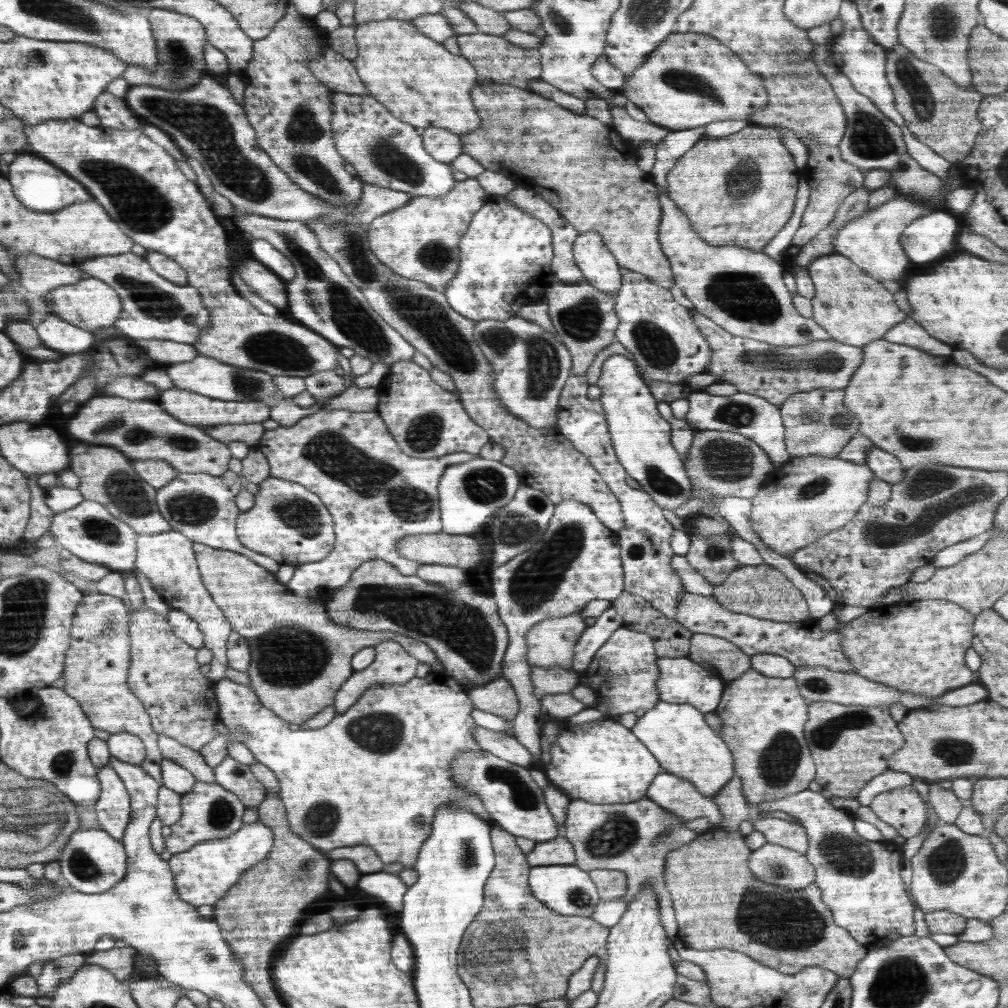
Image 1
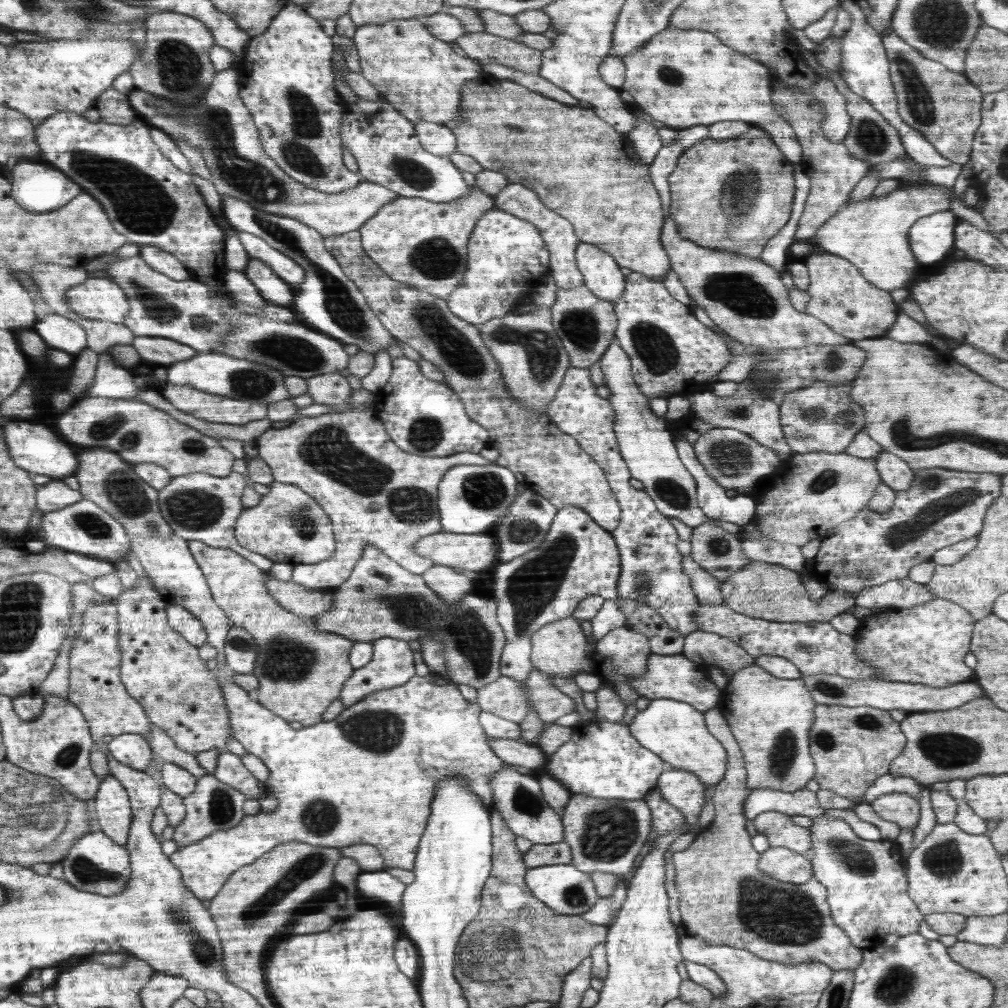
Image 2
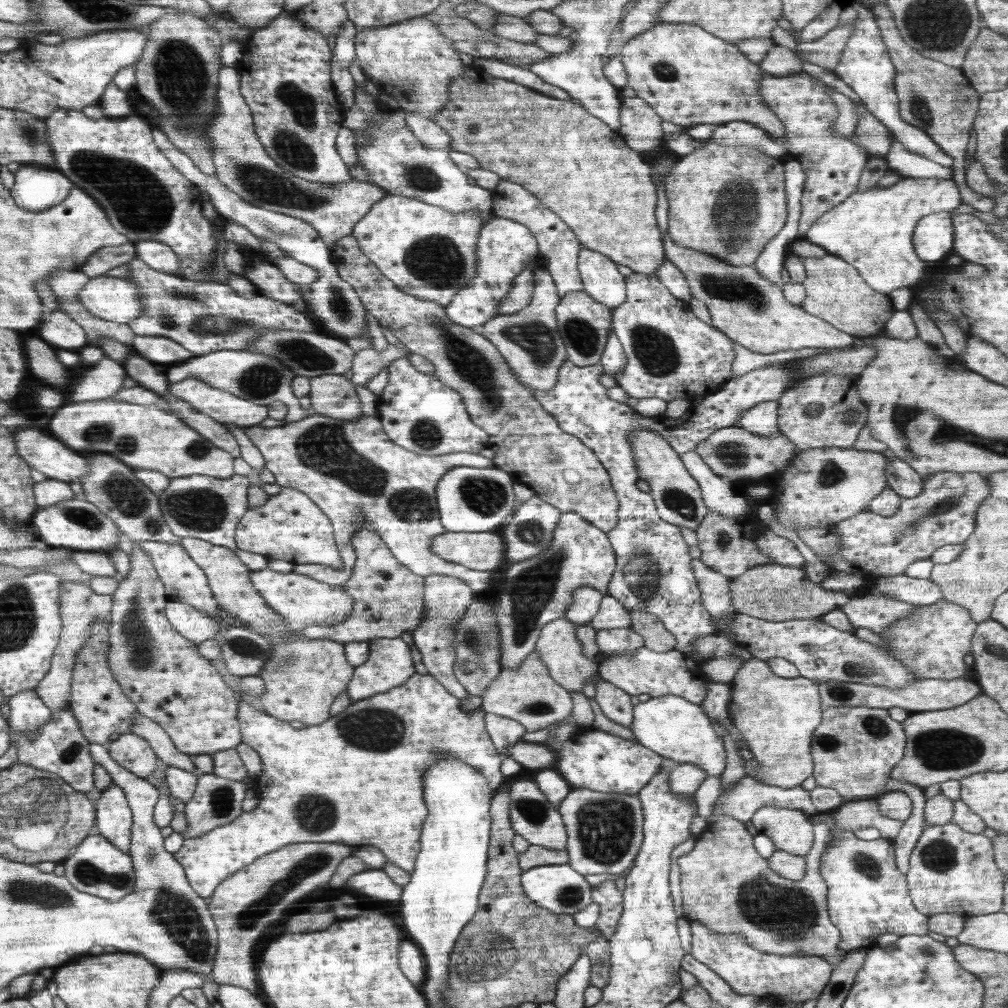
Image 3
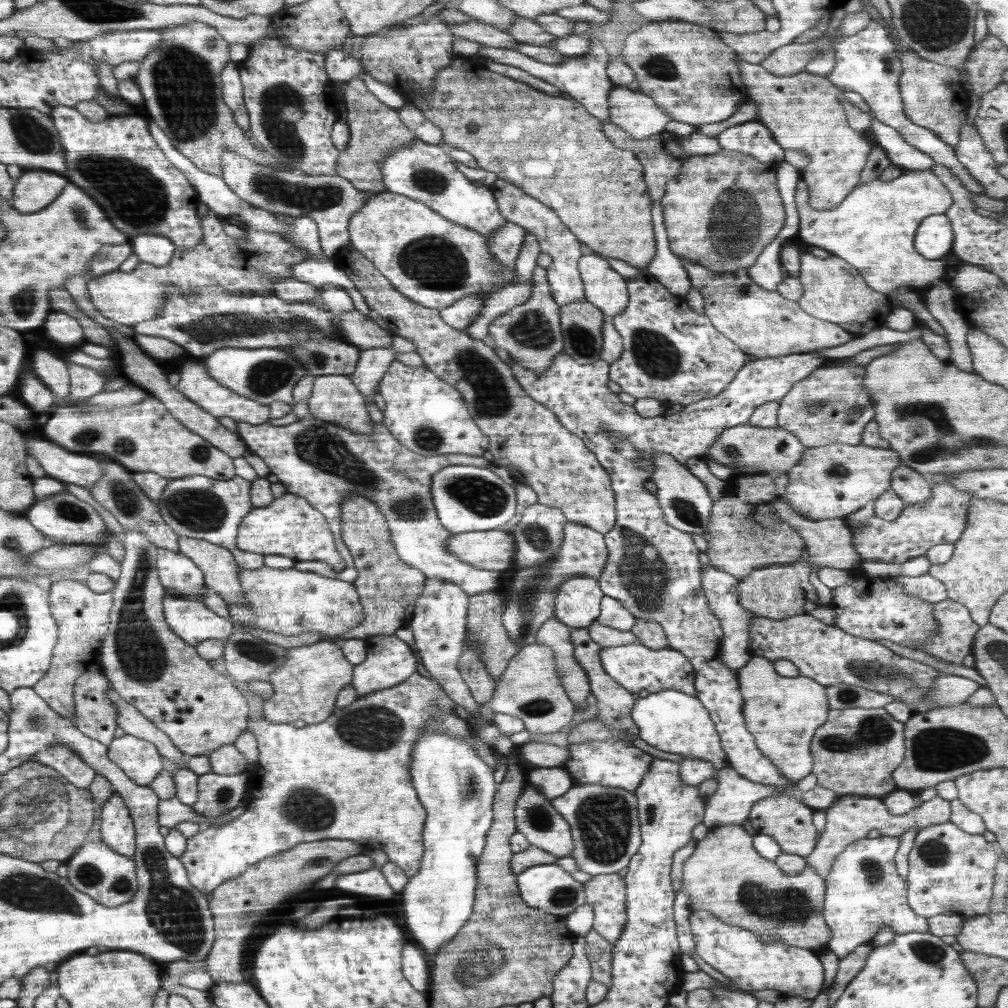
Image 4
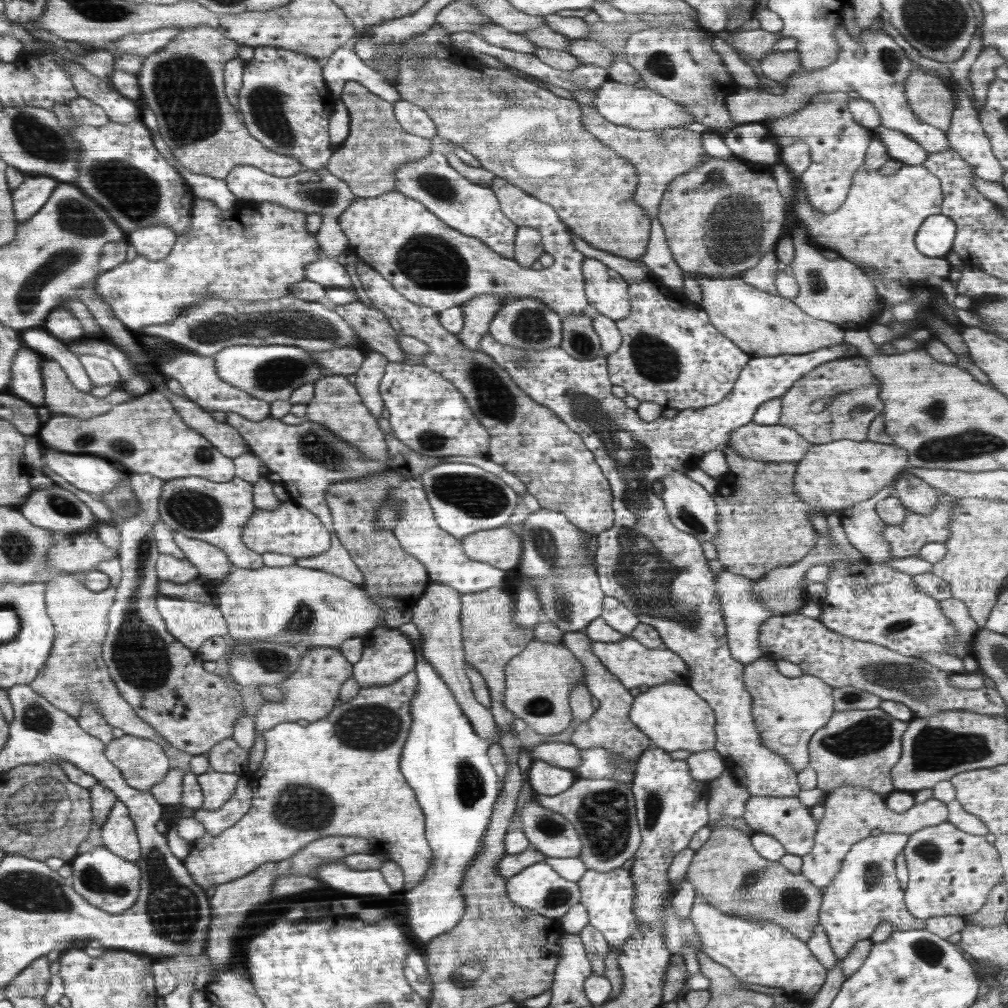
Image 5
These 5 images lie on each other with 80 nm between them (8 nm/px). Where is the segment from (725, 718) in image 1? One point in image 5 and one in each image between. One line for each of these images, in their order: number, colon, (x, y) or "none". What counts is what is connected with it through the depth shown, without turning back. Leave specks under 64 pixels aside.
2: (770, 718)
3: (777, 716)
4: (782, 714)
5: (787, 711)

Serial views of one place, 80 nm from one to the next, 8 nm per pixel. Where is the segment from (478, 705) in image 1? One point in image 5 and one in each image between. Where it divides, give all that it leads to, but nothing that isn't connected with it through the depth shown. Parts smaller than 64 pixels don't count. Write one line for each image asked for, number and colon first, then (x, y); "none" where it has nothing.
2: (505, 697)
3: (528, 694)
4: (530, 688)
5: (538, 681)

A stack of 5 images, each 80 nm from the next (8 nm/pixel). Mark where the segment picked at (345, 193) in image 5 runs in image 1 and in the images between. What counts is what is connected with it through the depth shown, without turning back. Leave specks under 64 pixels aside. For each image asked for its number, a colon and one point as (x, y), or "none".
1: (206, 122)
2: (221, 125)
3: (242, 164)
4: (330, 201)

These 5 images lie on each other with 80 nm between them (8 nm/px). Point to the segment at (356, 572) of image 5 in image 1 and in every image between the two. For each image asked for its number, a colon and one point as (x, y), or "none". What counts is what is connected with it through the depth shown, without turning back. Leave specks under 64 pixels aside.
1: (378, 495)
2: (379, 495)
3: (352, 469)
4: (323, 462)

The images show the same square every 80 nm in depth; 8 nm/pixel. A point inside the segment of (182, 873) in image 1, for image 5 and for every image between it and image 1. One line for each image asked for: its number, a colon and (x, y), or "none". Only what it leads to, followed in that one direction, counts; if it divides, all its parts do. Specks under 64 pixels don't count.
2: (335, 789)
3: (372, 794)
4: (348, 777)
5: (339, 776)

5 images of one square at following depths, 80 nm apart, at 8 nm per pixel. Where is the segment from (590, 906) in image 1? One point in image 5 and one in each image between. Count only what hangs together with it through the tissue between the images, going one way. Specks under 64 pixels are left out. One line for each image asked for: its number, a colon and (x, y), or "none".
2: (561, 887)
3: (558, 888)
4: (548, 887)
5: (539, 888)

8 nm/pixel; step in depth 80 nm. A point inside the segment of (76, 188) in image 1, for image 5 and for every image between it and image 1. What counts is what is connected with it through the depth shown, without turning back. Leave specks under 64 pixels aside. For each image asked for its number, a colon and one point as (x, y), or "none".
2: (37, 186)
3: (36, 188)
4: (34, 190)
5: (30, 197)

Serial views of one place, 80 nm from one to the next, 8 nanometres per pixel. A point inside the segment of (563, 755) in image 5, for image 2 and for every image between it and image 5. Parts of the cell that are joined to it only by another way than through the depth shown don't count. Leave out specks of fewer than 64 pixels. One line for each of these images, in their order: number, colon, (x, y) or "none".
2: (514, 752)
3: (535, 756)
4: (542, 755)

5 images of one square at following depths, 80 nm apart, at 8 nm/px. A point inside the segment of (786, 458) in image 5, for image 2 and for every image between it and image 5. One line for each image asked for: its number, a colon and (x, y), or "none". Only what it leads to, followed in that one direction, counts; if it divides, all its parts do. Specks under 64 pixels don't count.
2: (735, 460)
3: (741, 456)
4: (742, 447)

